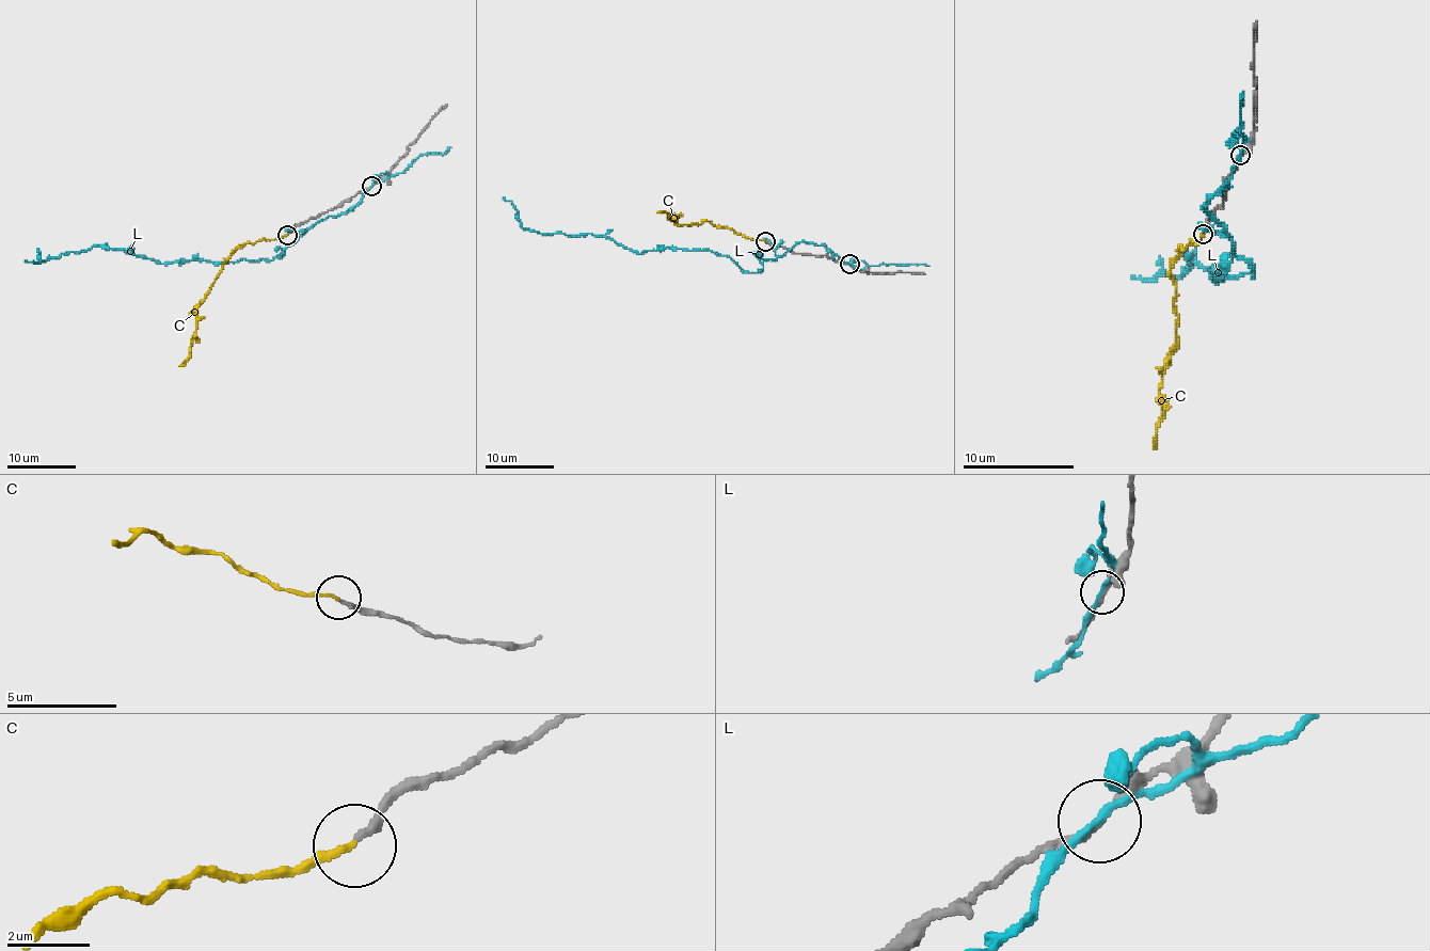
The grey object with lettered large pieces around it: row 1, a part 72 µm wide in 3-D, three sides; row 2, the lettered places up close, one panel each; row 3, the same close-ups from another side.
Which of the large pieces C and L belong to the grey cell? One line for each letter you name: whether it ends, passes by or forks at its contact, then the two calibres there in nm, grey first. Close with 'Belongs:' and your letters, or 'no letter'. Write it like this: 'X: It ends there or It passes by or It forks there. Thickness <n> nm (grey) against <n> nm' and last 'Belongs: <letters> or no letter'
C: It ends there. Thickness 180 nm (grey) against 130 nm
Belongs: C

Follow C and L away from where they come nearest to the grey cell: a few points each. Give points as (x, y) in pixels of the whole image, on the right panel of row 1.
C: (1204, 234), (1197, 241), (1181, 248), (1170, 270), (1178, 317), (1176, 345), (1170, 350), (1159, 400), (1156, 448)
L: (1240, 155), (1204, 208), (1254, 275), (1211, 275), (1223, 281), (1192, 253), (1178, 275), (1131, 275)

